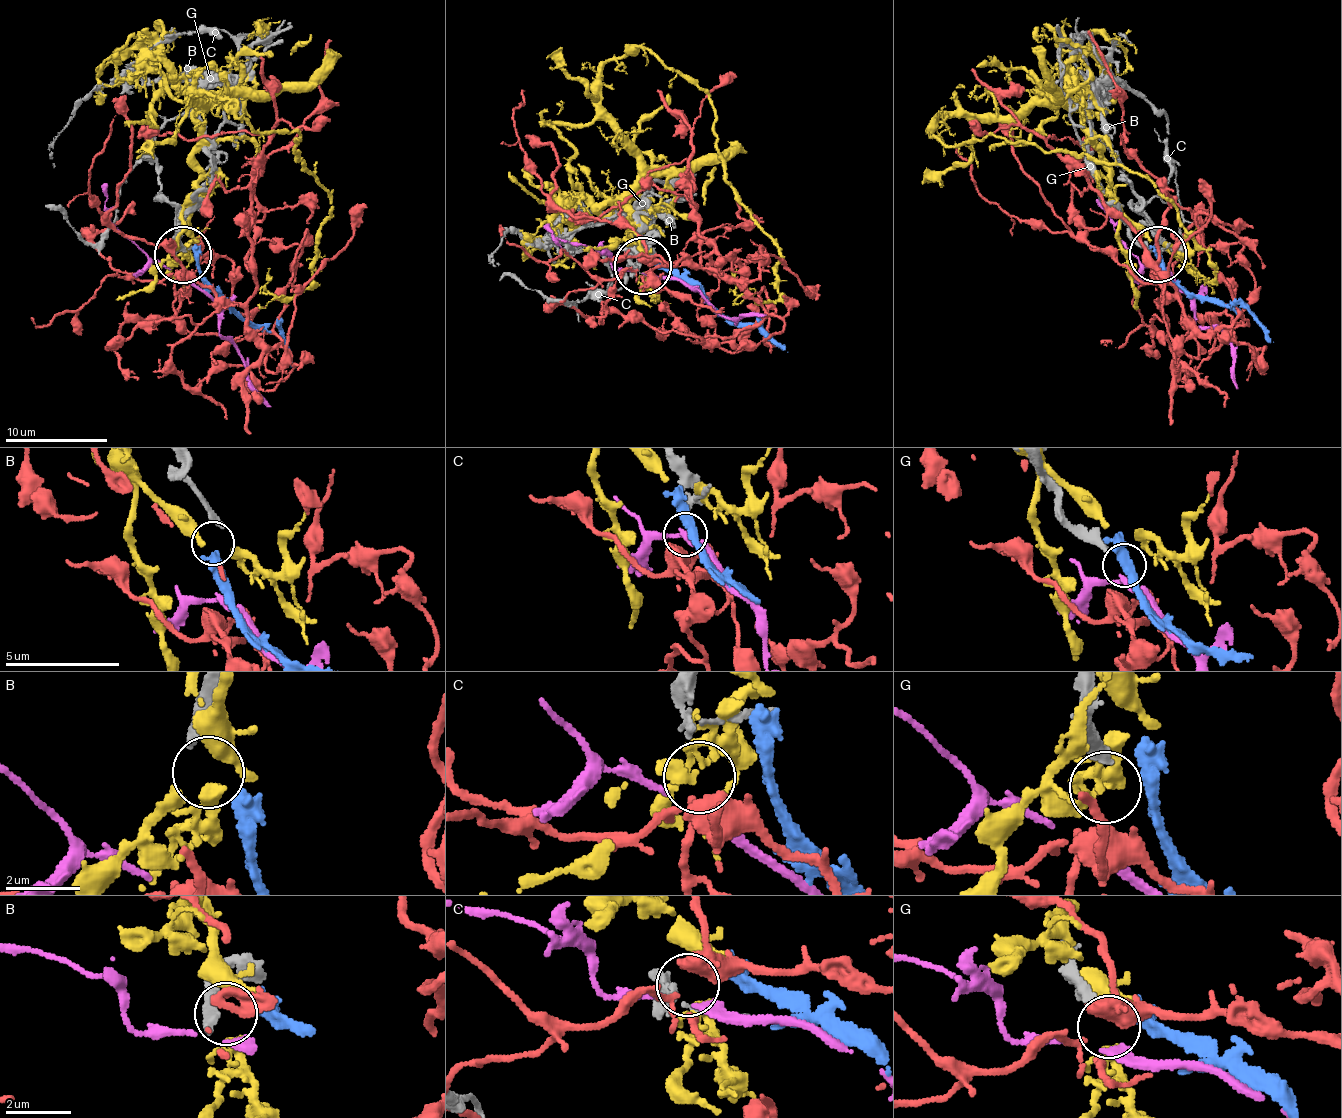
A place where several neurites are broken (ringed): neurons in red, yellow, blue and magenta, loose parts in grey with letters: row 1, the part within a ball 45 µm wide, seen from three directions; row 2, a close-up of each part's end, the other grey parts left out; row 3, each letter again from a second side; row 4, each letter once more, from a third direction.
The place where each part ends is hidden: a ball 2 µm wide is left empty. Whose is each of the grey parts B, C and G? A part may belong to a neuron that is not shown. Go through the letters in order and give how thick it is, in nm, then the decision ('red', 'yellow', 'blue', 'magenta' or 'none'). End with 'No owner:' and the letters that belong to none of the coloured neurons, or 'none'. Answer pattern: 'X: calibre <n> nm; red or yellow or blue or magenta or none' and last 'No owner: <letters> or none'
B: calibre 320 nm; blue
C: calibre 160 nm; magenta
G: calibre 320 nm; none
No owner: G

